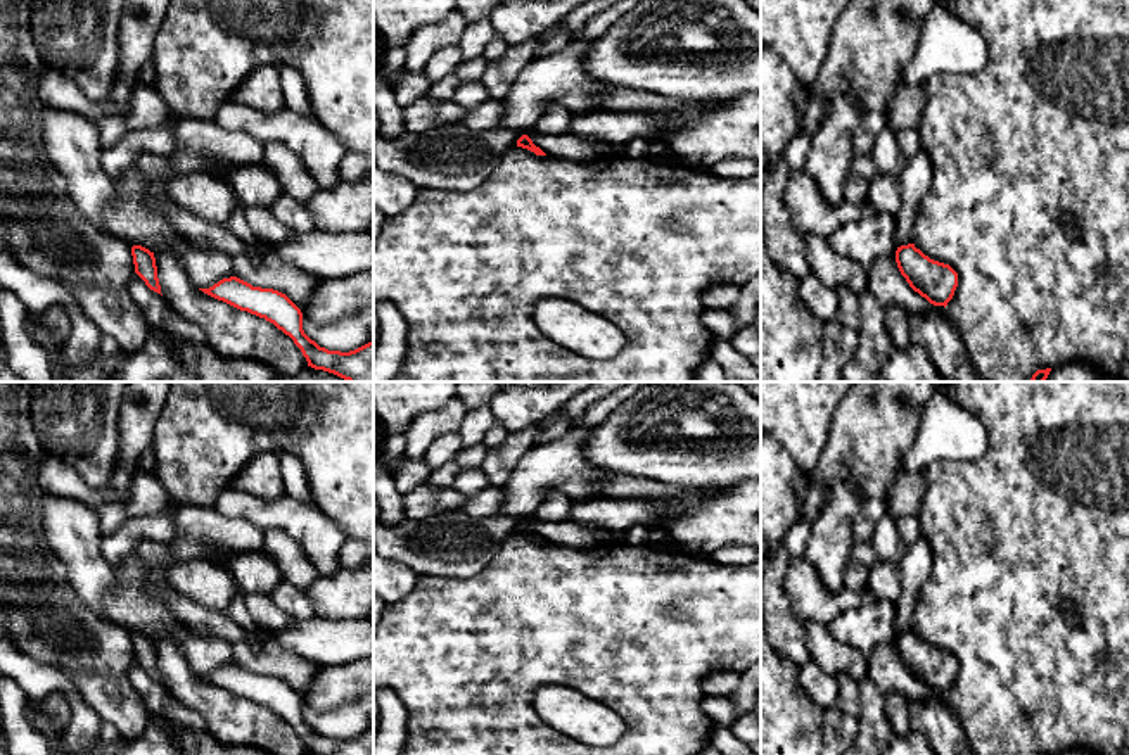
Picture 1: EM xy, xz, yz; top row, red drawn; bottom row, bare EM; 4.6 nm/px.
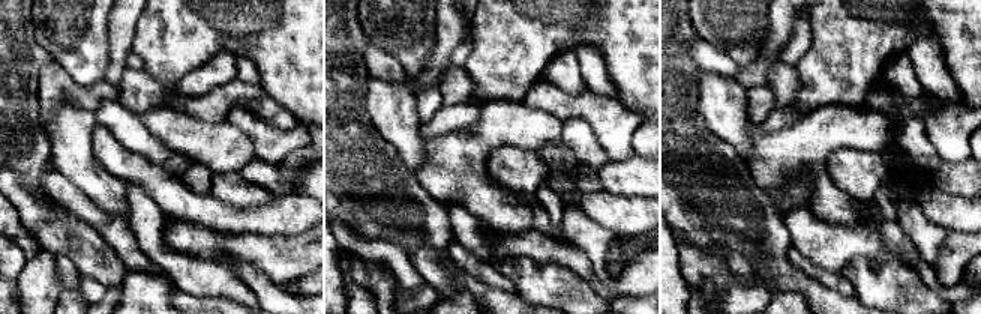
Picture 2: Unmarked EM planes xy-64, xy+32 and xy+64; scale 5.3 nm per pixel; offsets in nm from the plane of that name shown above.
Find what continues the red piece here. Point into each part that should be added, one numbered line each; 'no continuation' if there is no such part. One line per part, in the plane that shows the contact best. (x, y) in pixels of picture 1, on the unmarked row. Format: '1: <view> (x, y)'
no continuation

